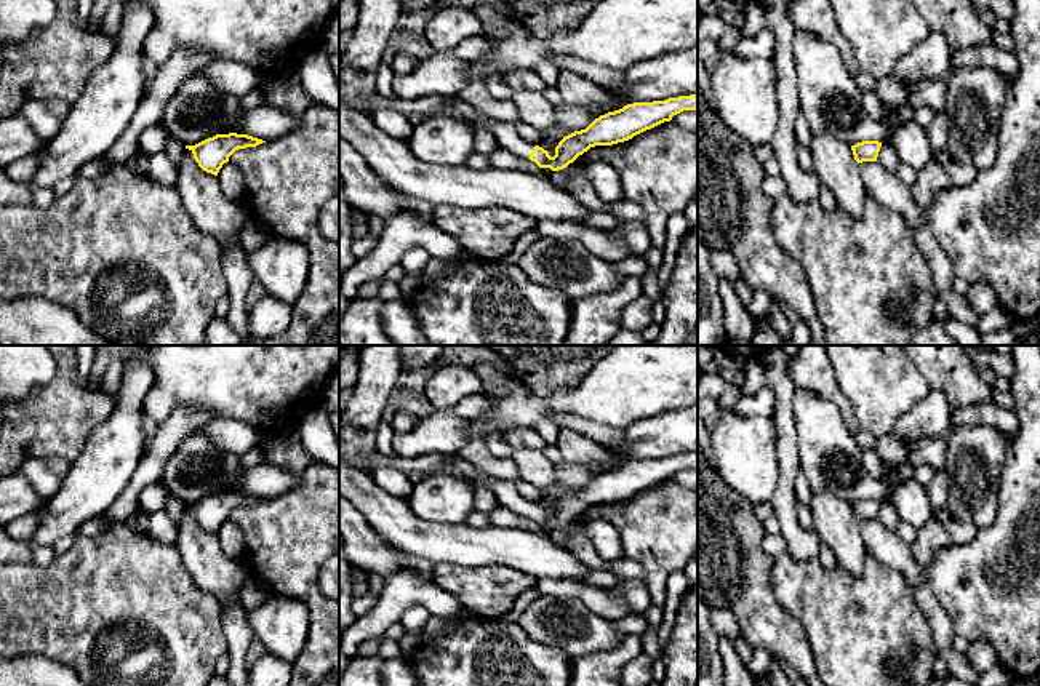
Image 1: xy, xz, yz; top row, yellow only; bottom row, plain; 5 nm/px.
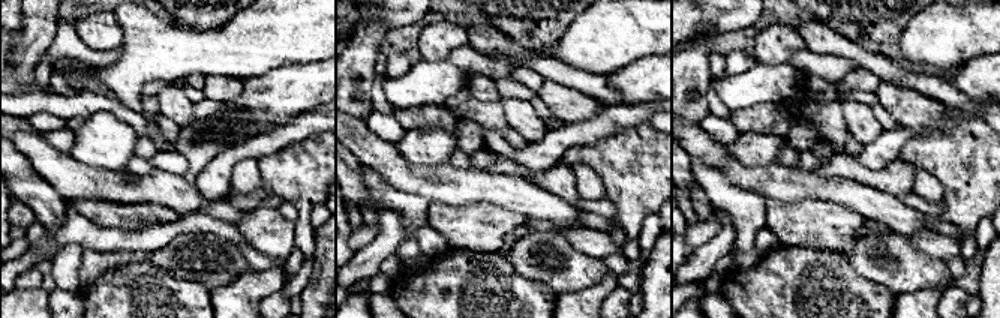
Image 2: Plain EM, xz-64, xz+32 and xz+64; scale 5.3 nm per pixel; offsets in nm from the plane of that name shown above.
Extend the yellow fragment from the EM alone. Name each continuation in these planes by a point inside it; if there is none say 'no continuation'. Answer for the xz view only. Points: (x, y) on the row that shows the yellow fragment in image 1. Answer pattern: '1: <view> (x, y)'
1: xz (506, 135)

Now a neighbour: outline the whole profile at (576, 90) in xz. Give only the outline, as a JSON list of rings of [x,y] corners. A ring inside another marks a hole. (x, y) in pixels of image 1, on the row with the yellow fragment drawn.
[[[560,70],[555,88],[568,104],[600,115],[605,115],[610,110],[611,98],[608,91],[586,77],[570,70]]]

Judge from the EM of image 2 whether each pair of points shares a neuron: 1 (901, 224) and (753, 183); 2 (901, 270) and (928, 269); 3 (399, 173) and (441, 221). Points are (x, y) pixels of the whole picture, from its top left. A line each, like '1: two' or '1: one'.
1: one
2: one
3: two

